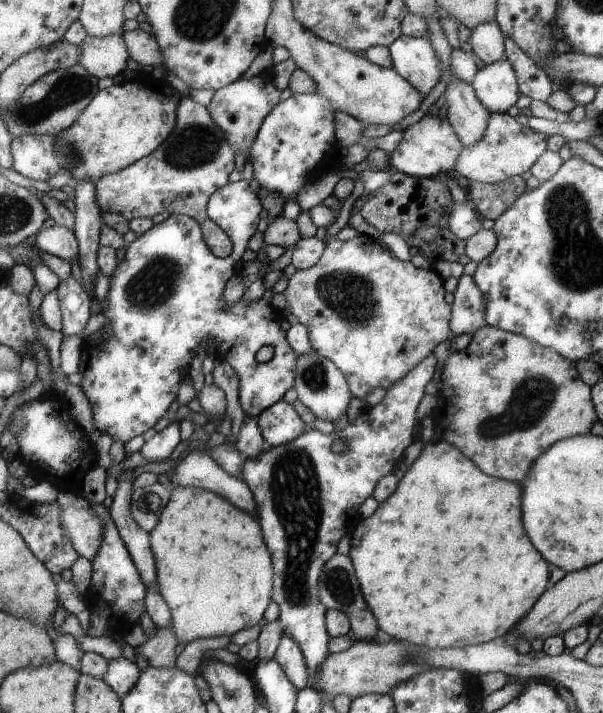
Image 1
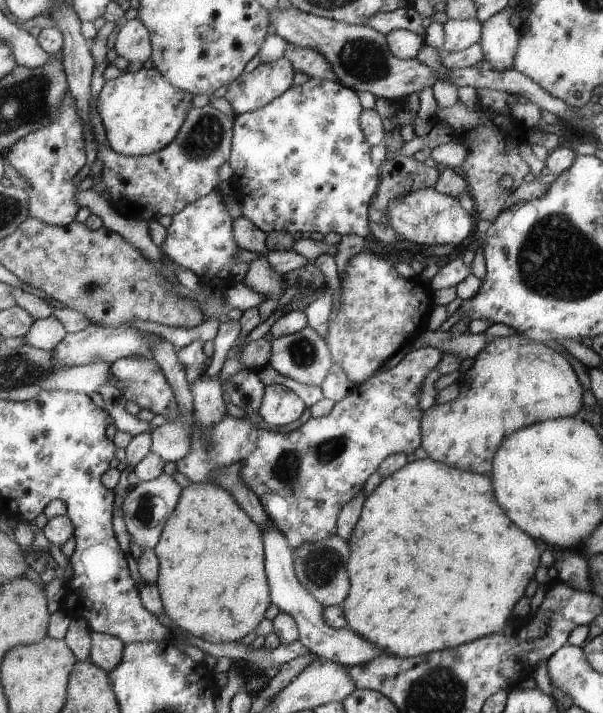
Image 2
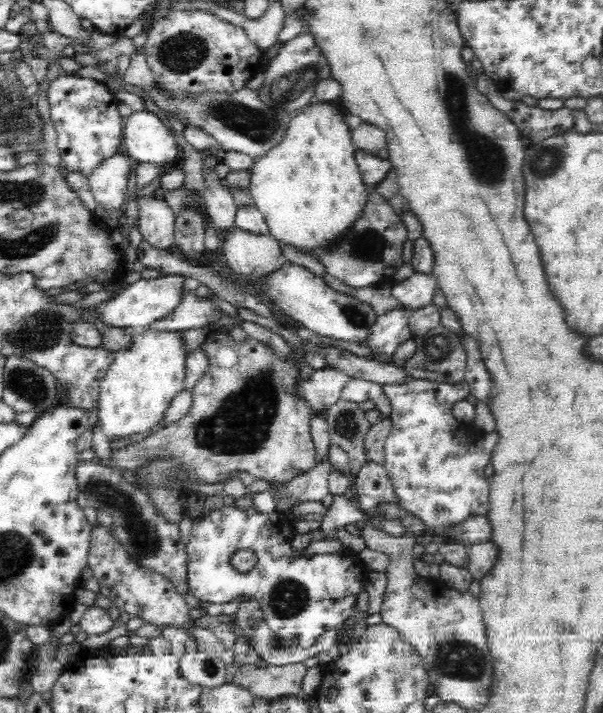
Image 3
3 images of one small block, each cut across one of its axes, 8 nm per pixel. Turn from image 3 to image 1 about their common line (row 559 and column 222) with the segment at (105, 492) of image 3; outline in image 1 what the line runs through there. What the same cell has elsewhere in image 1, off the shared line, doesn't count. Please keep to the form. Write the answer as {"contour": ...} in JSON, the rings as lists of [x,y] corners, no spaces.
{"contour":[[[182,97],[176,128],[168,140],[133,165],[97,180],[96,204],[101,212],[120,213],[129,221],[136,217],[152,219],[162,212],[200,219],[213,194],[228,185],[228,176],[234,168],[232,146],[210,111],[192,98]]]}

